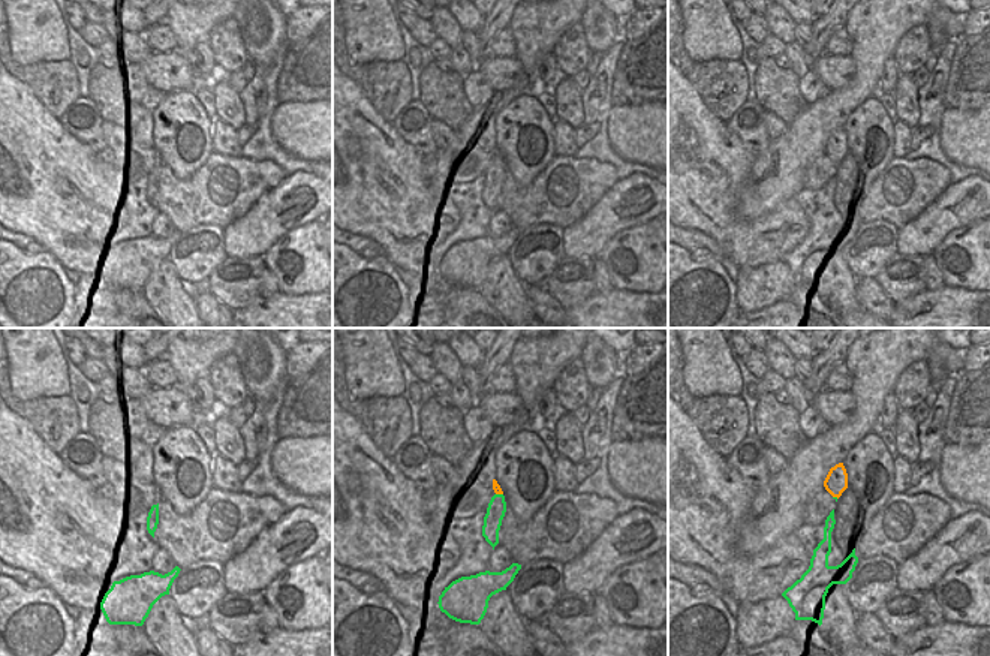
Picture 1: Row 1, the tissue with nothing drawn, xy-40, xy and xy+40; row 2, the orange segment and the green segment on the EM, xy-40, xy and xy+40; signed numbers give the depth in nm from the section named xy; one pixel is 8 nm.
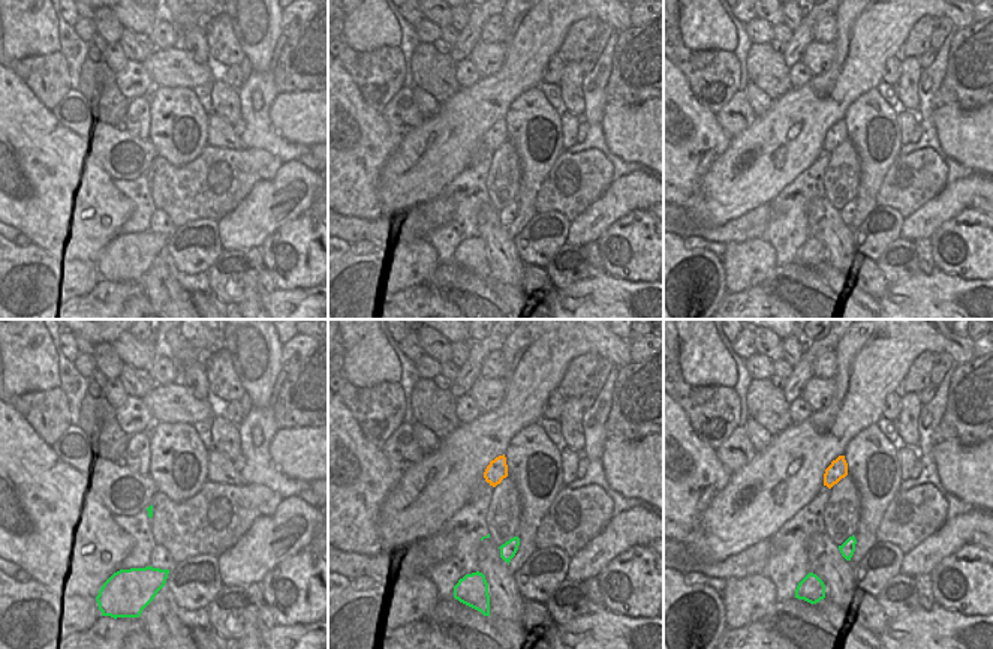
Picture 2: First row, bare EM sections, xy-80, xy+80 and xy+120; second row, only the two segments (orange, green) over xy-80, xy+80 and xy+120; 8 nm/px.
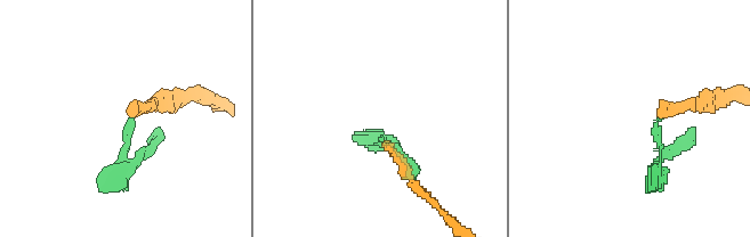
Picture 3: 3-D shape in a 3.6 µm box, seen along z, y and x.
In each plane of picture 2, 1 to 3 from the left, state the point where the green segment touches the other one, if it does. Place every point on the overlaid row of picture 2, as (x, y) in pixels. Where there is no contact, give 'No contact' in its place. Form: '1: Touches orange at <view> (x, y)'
1: No contact
2: No contact
3: No contact

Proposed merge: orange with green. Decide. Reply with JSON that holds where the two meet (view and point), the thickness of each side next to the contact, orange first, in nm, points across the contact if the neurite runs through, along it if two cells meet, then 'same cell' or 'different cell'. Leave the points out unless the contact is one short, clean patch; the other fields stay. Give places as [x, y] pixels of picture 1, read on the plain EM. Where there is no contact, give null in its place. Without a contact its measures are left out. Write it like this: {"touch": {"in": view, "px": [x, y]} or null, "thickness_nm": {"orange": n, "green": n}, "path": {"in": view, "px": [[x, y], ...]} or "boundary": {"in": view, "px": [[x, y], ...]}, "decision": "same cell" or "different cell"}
{"touch": {"in": "xy", "px": [499, 158]}, "thickness_nm": {"orange": 70, "green": 150}, "boundary": {"in": "xy", "px": [[496, 158], [502, 159]]}, "decision": "different cell"}

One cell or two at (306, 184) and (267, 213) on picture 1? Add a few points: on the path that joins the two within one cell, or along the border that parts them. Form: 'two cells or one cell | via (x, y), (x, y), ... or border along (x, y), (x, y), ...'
one cell | via (297, 195), (277, 211)

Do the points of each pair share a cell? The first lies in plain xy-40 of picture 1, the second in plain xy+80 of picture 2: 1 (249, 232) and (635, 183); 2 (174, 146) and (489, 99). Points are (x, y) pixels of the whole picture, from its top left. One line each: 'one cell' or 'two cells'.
1: one cell
2: two cells

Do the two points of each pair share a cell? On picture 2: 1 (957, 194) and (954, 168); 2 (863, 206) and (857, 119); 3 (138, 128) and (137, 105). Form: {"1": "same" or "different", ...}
{"1": "different", "2": "same", "3": "same"}

